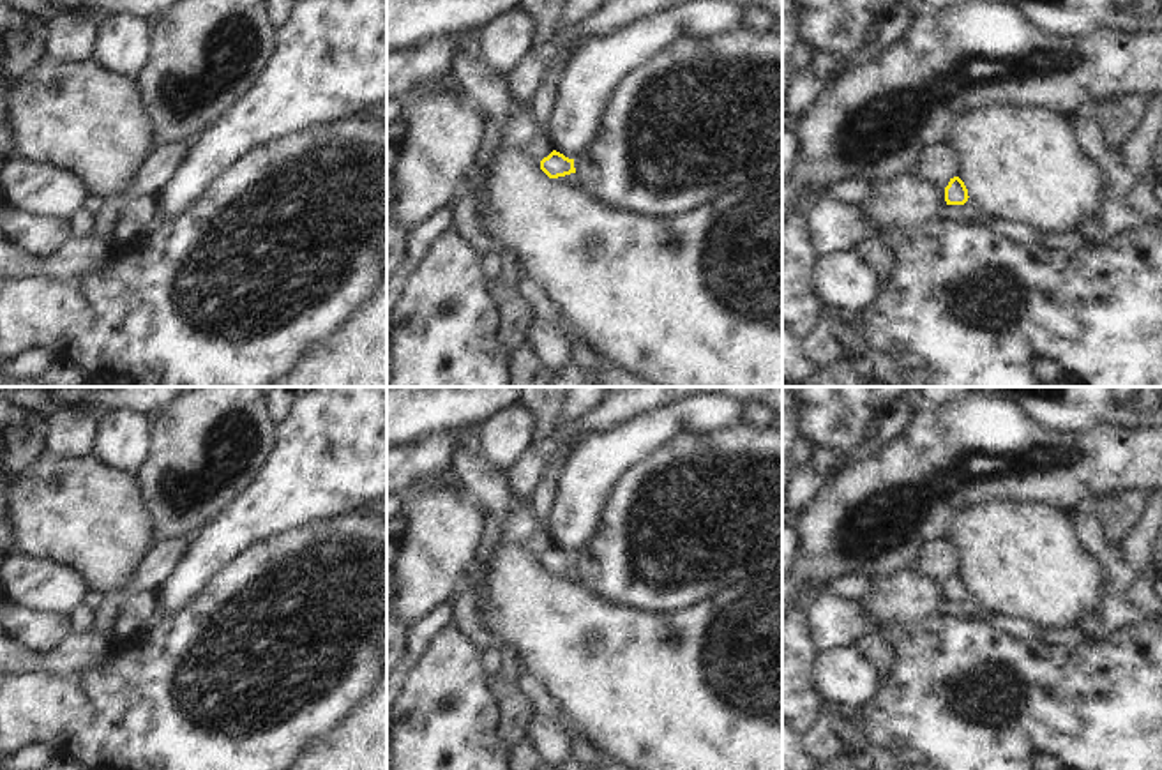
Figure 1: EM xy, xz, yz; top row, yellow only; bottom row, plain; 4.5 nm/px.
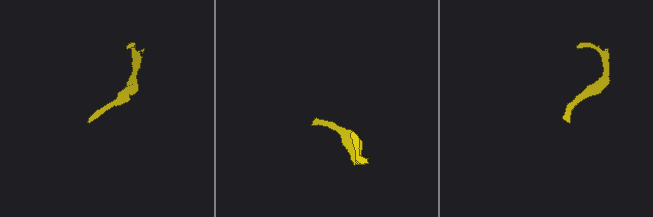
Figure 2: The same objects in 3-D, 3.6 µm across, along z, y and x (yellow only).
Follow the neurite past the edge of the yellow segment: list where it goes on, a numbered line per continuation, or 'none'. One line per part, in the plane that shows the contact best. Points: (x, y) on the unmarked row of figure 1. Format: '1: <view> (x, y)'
none.

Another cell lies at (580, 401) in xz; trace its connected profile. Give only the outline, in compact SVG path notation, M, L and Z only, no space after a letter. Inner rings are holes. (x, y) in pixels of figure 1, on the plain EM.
M570 387L563 399L562 420L572 422L592 413L602 401L602 387Z

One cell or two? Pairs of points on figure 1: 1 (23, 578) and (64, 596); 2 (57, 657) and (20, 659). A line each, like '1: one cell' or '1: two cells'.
1: one cell
2: one cell

